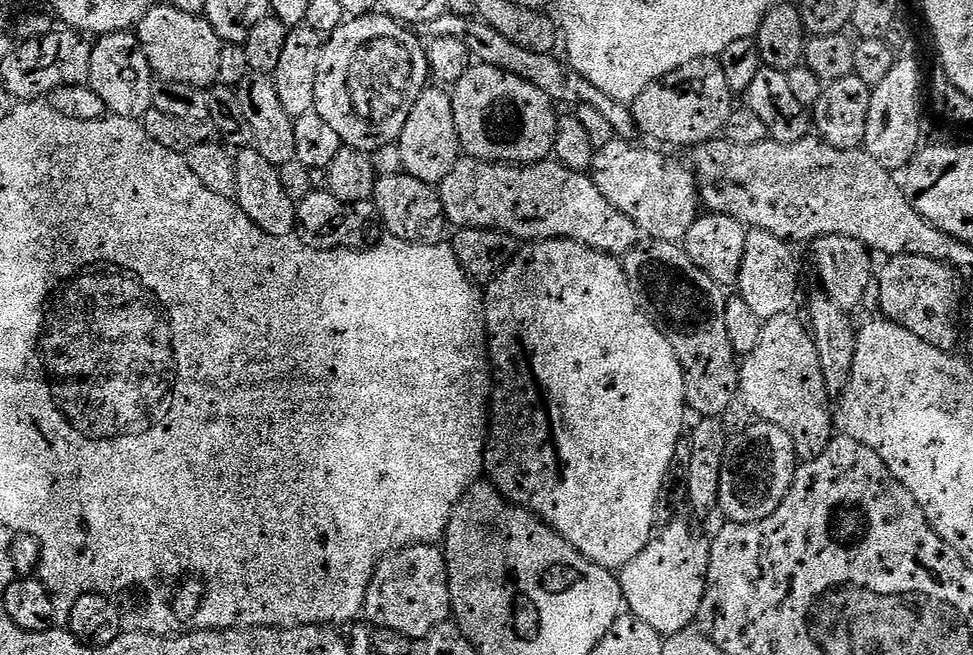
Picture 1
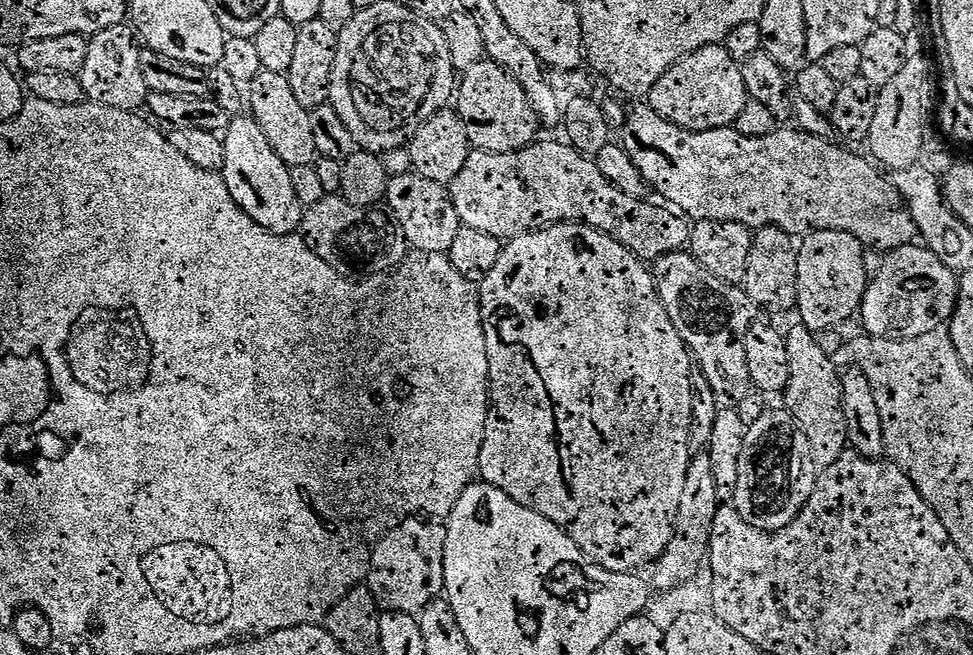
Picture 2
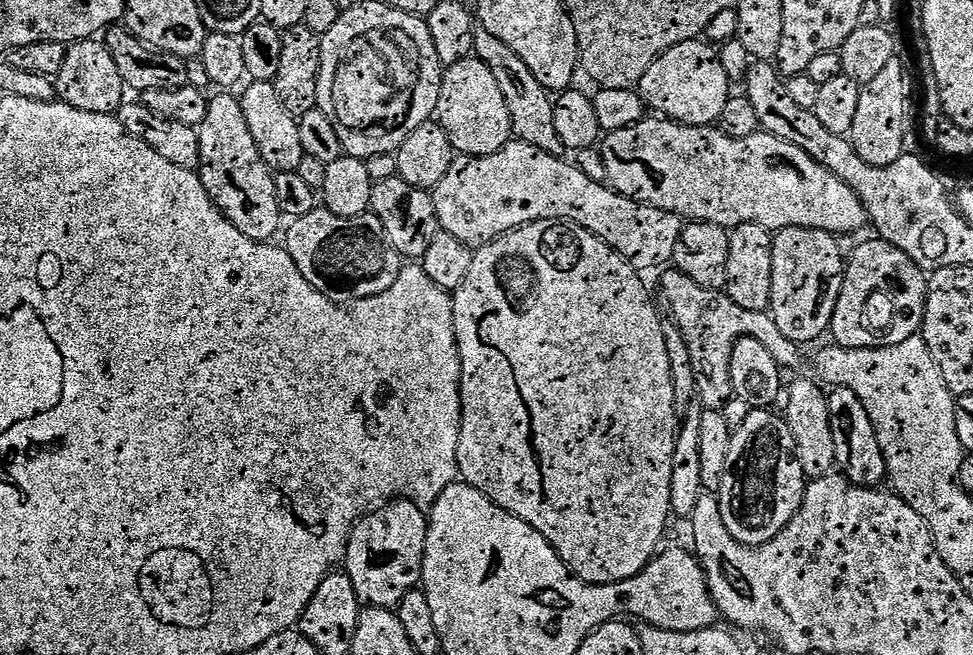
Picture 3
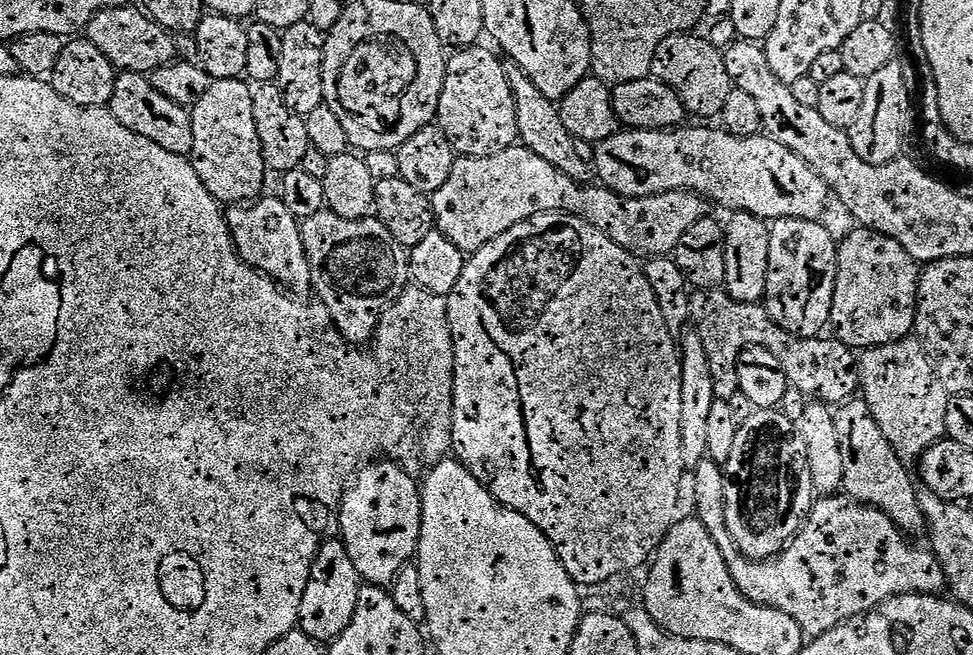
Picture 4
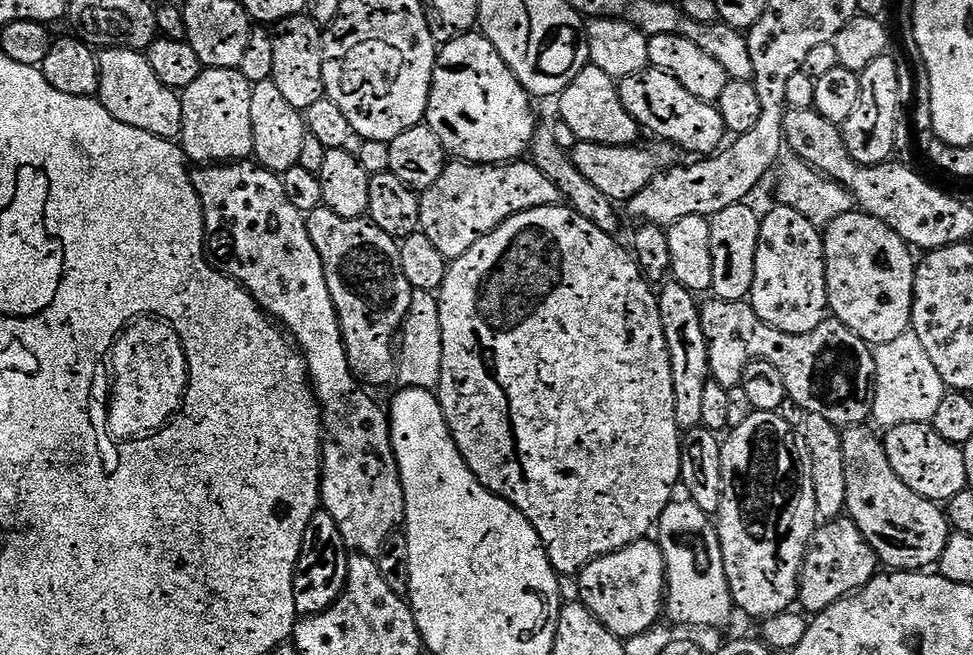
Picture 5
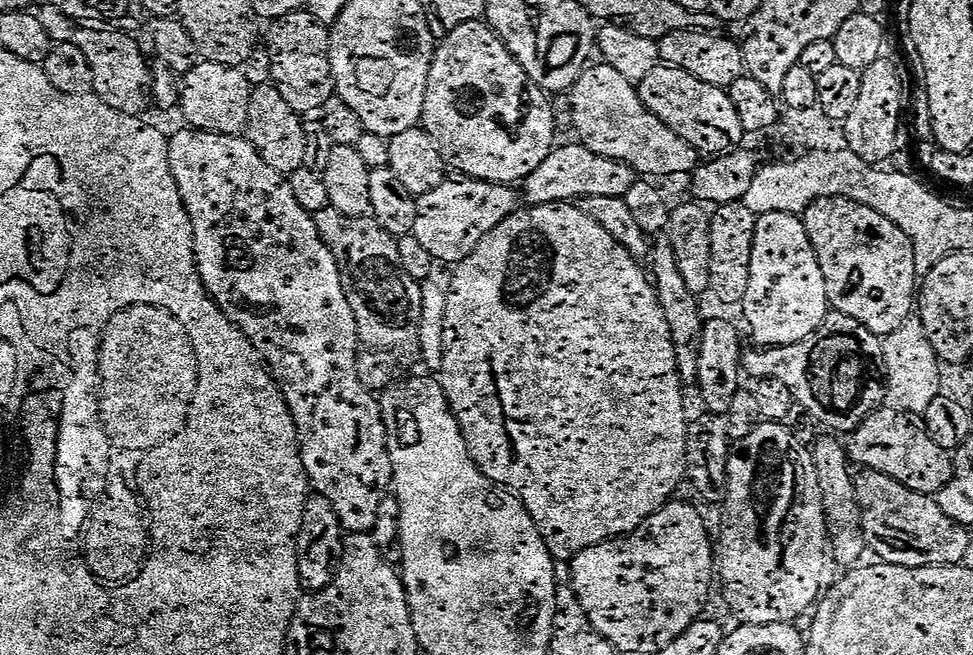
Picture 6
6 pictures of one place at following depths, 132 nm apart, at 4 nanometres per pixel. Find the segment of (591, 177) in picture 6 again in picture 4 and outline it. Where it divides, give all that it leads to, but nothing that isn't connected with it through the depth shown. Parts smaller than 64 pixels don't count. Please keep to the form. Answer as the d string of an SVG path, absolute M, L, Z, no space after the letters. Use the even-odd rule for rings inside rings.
M681 126L679 128L642 128L639 130L618 130L610 138L606 138L598 145L595 145L596 162L594 160L594 172L598 177L599 183L605 188L609 188L611 192L617 192L619 196L657 196L658 194L666 194L667 192L696 192L705 200L713 205L721 204L722 207L728 208L729 213L749 212L756 215L760 220L771 222L773 220L785 220L786 218L798 218L799 220L819 220L824 208L828 205L830 193L826 182L822 182L822 178L818 178L818 174L814 174L814 170L810 166L806 166L806 162L802 162L802 158L798 158L798 154L794 154L794 150L786 150L786 146L782 146L782 142L774 142L766 134L751 136L750 138L738 138L734 134L724 131L723 127L716 128L688 128L689 126Z

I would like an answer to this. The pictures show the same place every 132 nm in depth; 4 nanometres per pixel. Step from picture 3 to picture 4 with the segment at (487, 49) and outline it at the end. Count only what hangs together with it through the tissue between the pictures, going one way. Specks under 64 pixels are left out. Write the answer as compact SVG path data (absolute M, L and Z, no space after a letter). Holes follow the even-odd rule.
M504 64L504 73L510 82L511 93L515 100L515 120L517 137L521 145L534 151L538 157L545 159L556 170L562 171L567 177L574 178L580 183L589 183L592 178L592 168L584 160L578 148L578 142L573 138L565 123L562 122L559 105L552 101L531 82L528 75L516 64Z

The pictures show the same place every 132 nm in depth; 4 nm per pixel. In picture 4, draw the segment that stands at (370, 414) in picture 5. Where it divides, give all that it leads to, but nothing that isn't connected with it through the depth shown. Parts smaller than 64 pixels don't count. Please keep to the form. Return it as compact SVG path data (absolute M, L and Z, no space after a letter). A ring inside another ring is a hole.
M257 199L247 206L232 206L227 209L228 229L236 252L251 268L257 268L281 288L296 294L307 293L312 288L312 264L302 242L301 221L290 214L290 210L286 210L283 199L264 199ZM380 462L377 468L365 467L354 480L356 488L349 487L344 500L338 509L338 536L343 540L350 554L350 562L354 562L354 570L358 570L361 581L365 585L377 588L388 588L396 581L402 566L413 563L420 541L422 530L422 502L420 501L421 485L411 472L405 472L396 462Z

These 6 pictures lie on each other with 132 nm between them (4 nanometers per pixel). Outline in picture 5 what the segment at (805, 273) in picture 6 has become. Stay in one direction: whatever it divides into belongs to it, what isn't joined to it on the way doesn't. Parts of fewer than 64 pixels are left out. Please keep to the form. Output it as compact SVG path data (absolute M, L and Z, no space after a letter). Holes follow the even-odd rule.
M777 203L768 213L764 212L760 241L757 246L754 282L750 295L752 308L764 324L774 326L786 334L806 334L818 327L829 315L828 287L826 286L826 262L824 261L824 237L821 229L814 227L798 210L790 210Z

